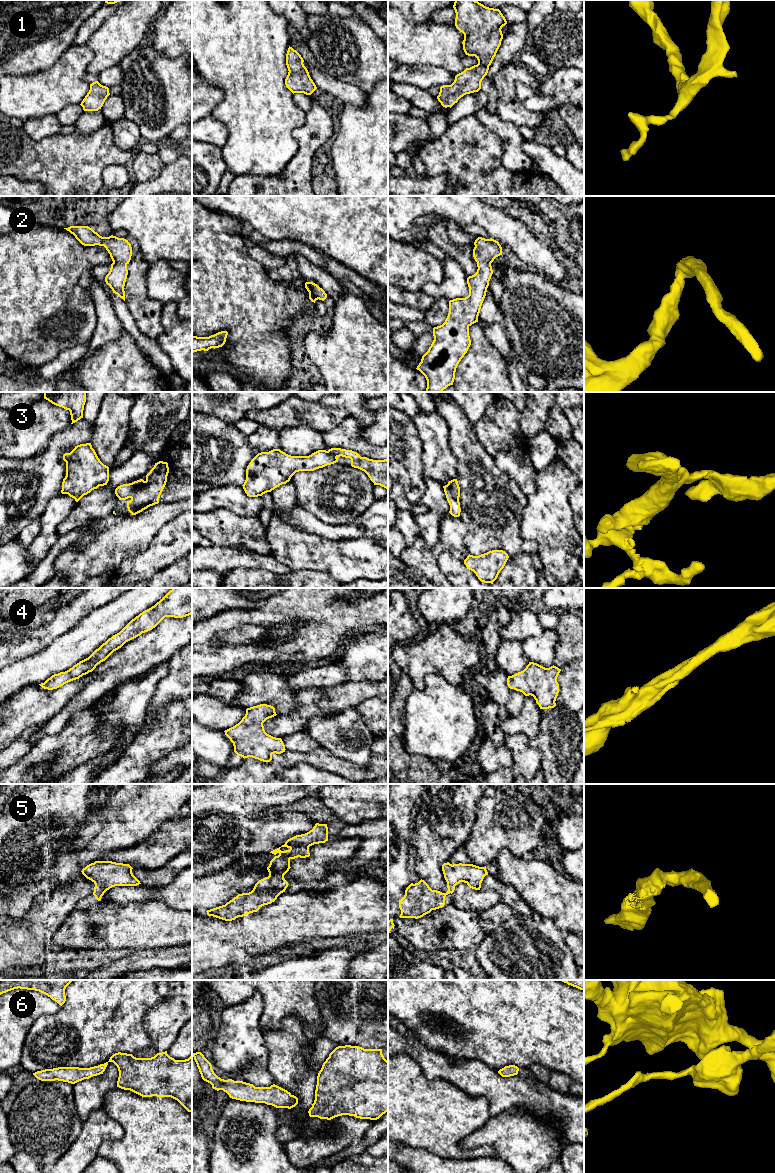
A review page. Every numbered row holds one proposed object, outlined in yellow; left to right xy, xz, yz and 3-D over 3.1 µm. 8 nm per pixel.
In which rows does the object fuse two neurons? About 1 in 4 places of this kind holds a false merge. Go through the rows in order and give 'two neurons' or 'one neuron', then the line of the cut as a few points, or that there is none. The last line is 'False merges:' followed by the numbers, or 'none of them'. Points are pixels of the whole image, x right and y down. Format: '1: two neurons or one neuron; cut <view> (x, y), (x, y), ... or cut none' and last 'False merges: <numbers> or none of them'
1: one neuron; cut none
2: one neuron; cut none
3: one neuron; cut none
4: one neuron; cut none
5: one neuron; cut none
6: one neuron; cut none
False merges: none of them

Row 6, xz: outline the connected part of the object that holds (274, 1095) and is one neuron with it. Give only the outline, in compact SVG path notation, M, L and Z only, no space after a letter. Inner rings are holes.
M201 1052L193 1053L201 1077L210 1083L212 1088L223 1090L230 1098L255 1103L265 1103L276 1108L291 1109L298 1104L298 1098L287 1090L273 1084L270 1087L255 1087L253 1084L232 1079L224 1080L218 1077L211 1063Z

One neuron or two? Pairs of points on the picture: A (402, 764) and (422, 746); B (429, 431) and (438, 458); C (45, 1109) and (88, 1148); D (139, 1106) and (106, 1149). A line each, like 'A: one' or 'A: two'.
A: two
B: one
C: two
D: one

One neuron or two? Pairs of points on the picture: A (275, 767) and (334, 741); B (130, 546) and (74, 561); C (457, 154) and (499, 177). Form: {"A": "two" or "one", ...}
{"A": "two", "B": "one", "C": "one"}

